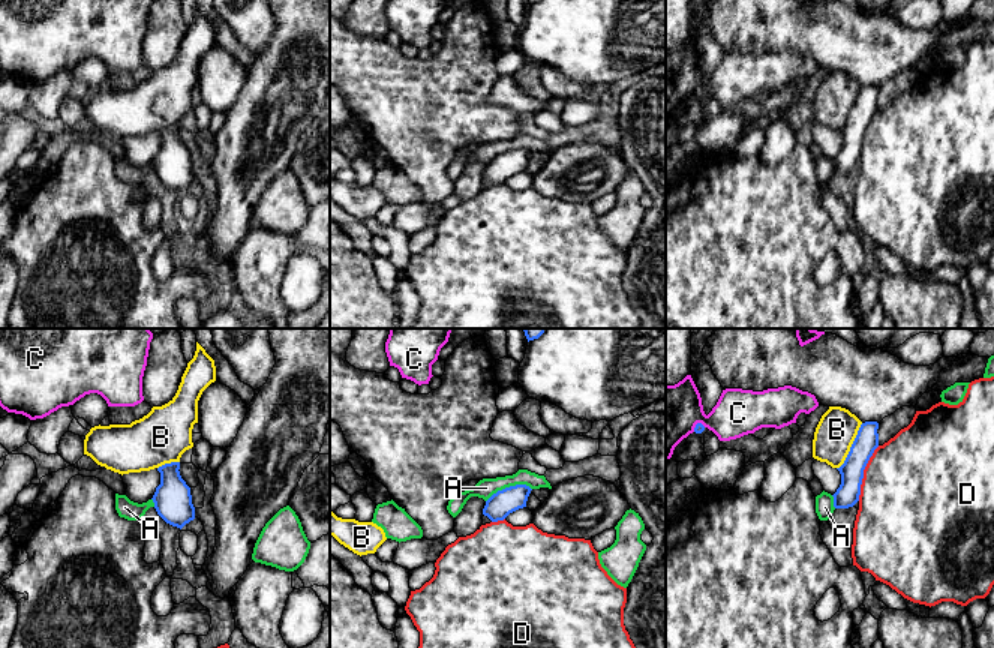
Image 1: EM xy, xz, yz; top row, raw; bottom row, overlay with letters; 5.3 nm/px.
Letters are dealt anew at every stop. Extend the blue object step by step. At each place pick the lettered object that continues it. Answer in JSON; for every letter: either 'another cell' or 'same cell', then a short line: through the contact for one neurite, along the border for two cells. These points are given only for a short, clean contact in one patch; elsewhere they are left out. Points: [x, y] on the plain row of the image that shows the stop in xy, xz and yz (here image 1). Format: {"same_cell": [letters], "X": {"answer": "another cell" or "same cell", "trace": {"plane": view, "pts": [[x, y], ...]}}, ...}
{"same_cell": [], "A": {"answer": "another cell", "trace": {"plane": "xz", "pts": [[531, 152], [510, 149], [498, 153], [486, 165]]}}, "B": {"answer": "another cell", "trace": {"plane": "yz", "pts": [[862, 87], [846, 123], [837, 132]]}}, "C": {"answer": "another cell"}, "D": {"answer": "another cell", "trace": {"plane": "yz", "pts": [[879, 110], [864, 134], [858, 164]]}}}

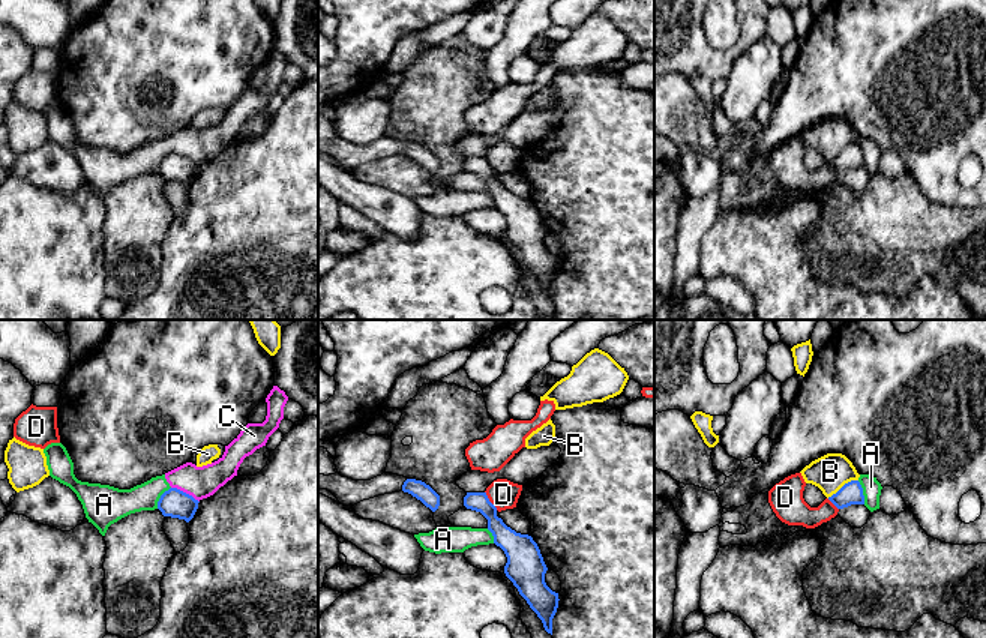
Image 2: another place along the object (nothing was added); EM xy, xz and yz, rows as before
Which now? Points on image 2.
{"same_cell": [], "A": {"answer": "another cell", "trace": {"plane": "yz", "pts": [[857, 144], [865, 167]]}}, "B": {"answer": "another cell"}, "C": {"answer": "another cell", "trace": {"plane": "xy", "pts": [[171, 150], [191, 158], [198, 165]]}}, "D": {"answer": "another cell", "trace": {"plane": "xz", "pts": [[485, 155], [497, 173]]}}}

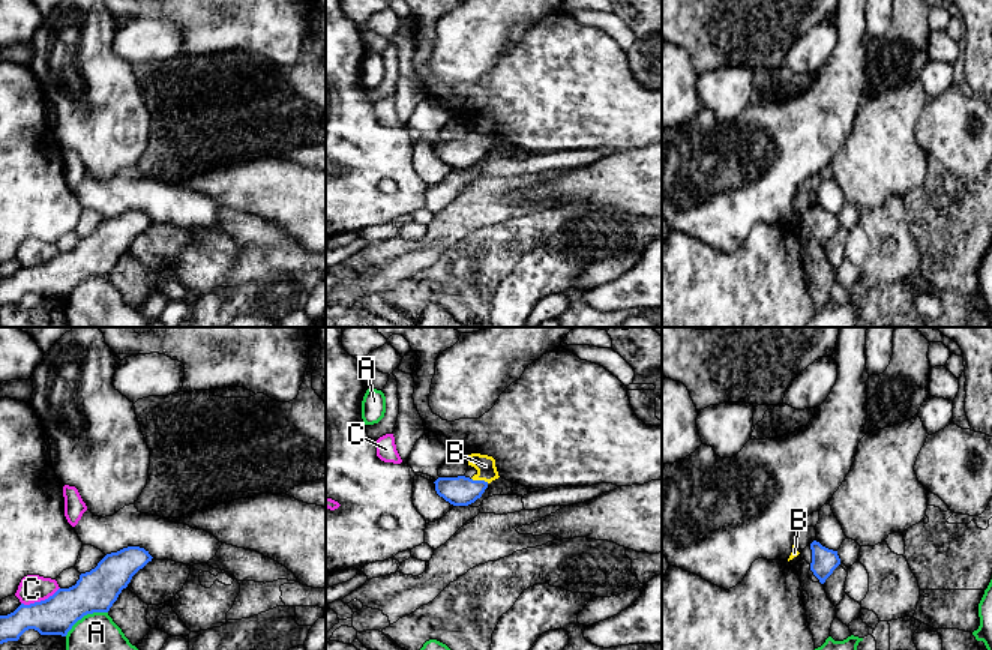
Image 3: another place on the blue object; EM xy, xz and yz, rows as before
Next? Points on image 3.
{"same_cell": ["B"], "A": {"answer": "another cell", "trace": {"plane": "xy", "pts": [[107, 275], [84, 278], [65, 299]]}}, "B": {"answer": "same cell", "trace": {"plane": "xz", "pts": [[459, 155], [471, 153], [480, 144], [485, 138], [485, 129]]}}, "C": {"answer": "another cell"}}

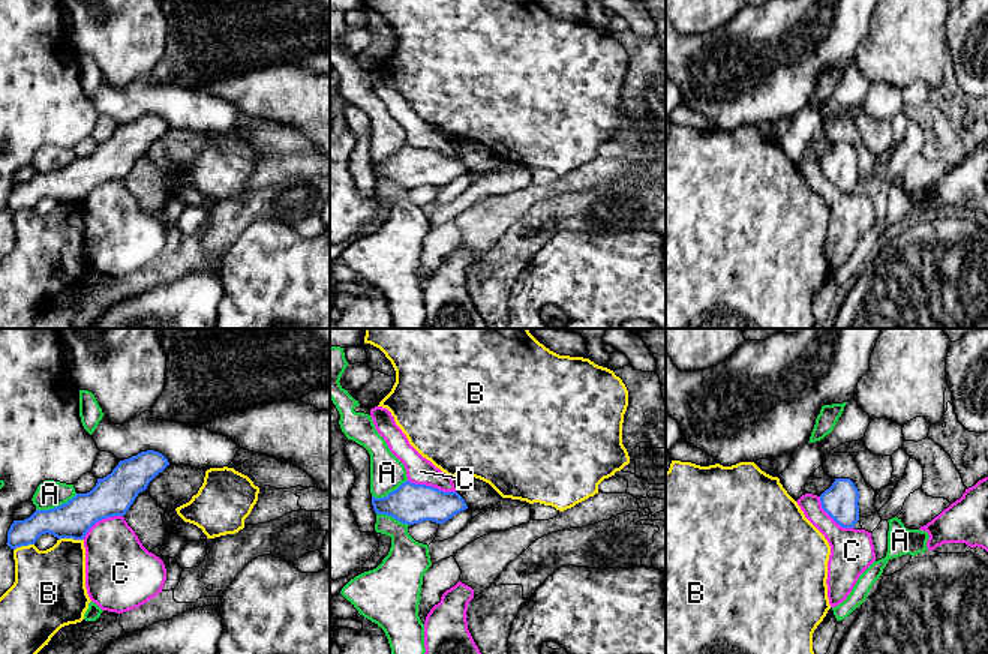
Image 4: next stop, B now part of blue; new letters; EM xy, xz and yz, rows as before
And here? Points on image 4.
{"same_cell": [], "A": {"answer": "another cell"}, "B": {"answer": "another cell"}, "C": {"answer": "another cell", "trace": {"plane": "xz", "pts": [[407, 144], [455, 156]]}}}

